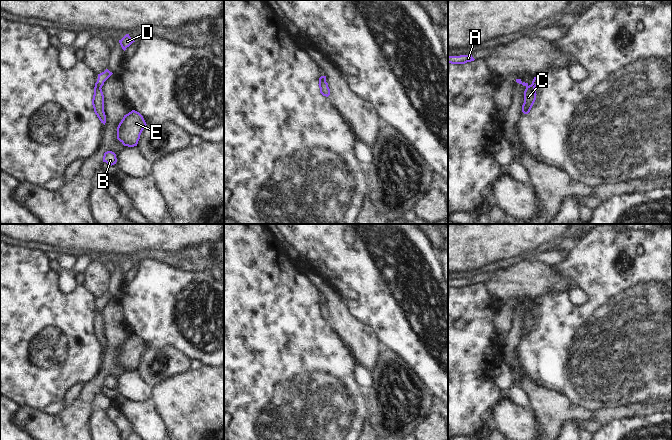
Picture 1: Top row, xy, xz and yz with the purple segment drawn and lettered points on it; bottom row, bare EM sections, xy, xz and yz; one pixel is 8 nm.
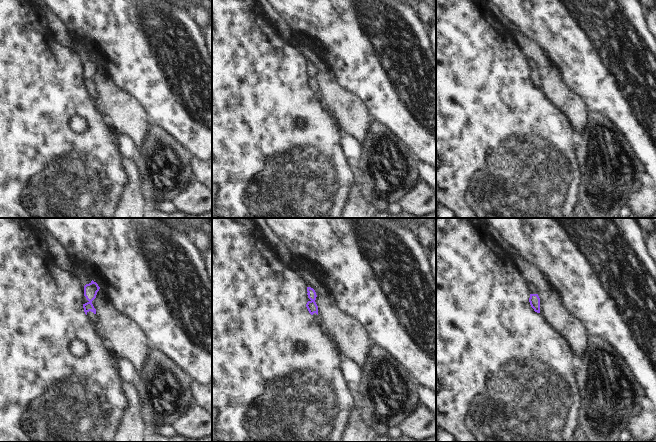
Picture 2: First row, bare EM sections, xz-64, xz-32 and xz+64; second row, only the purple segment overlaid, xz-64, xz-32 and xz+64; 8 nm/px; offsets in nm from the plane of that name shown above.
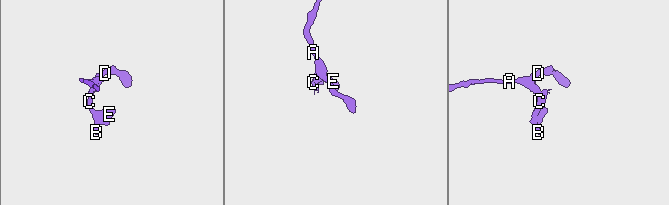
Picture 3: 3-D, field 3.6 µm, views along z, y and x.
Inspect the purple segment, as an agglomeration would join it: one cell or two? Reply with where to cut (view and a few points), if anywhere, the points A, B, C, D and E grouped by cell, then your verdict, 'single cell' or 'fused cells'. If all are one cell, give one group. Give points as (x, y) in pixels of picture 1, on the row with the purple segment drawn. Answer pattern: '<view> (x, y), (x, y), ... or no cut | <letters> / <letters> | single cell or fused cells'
xy (95, 85), (100, 88) | A D / B C E | fused cells

